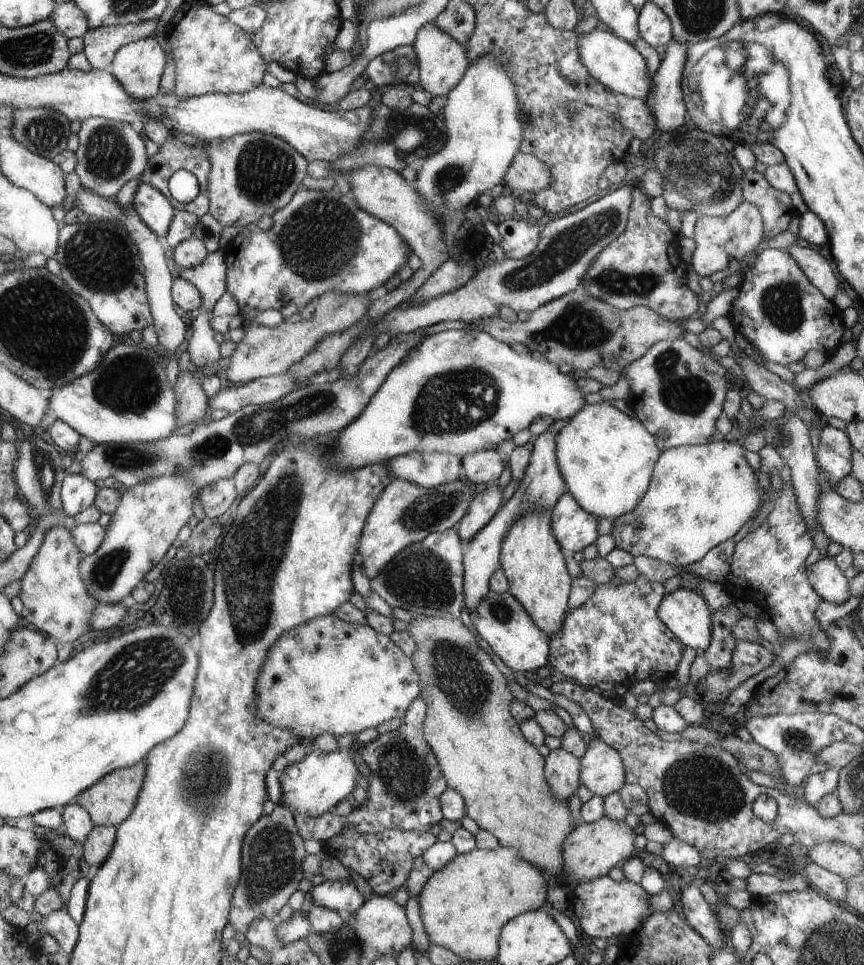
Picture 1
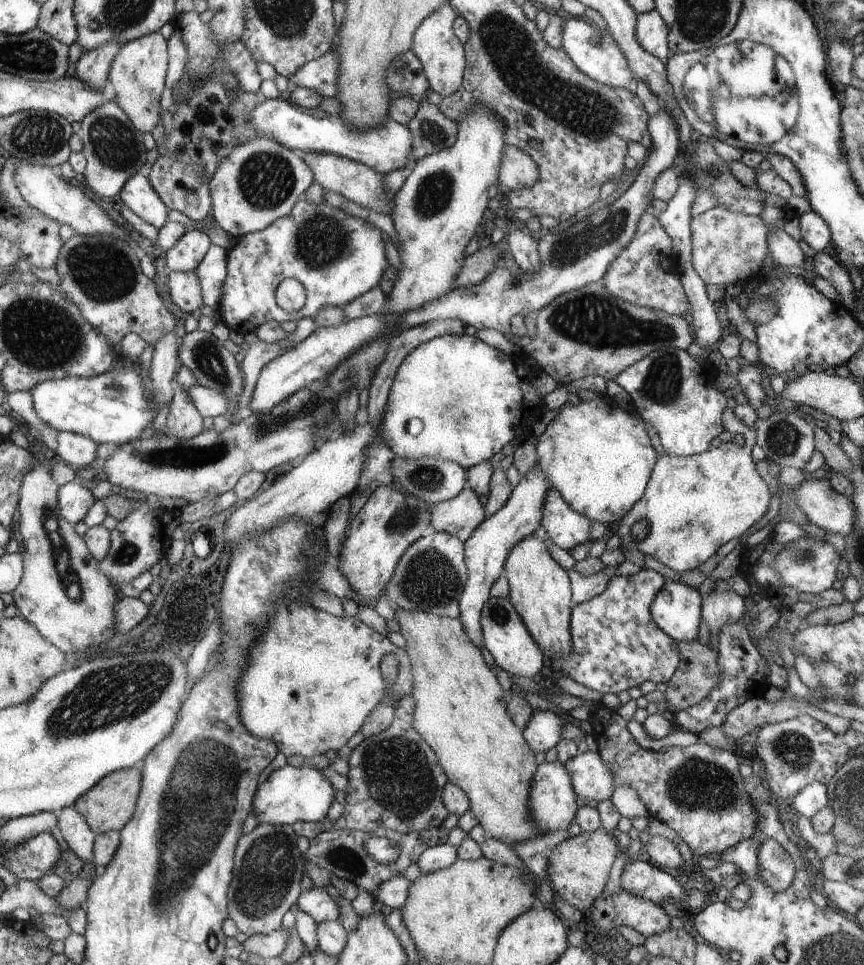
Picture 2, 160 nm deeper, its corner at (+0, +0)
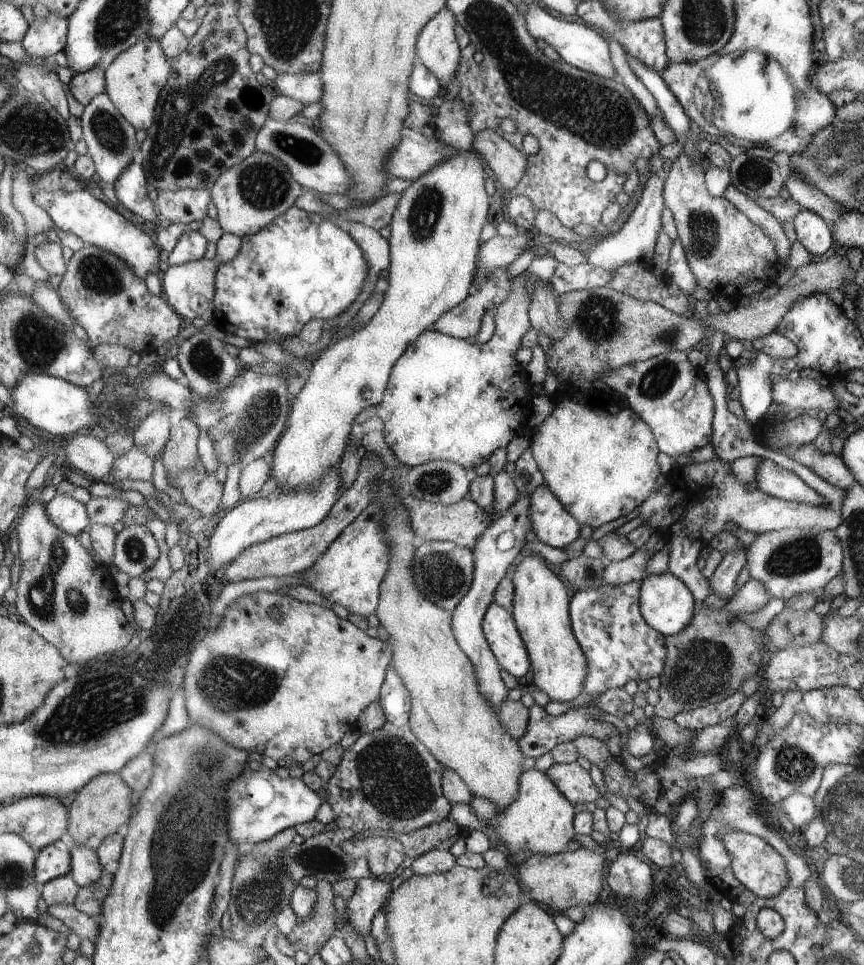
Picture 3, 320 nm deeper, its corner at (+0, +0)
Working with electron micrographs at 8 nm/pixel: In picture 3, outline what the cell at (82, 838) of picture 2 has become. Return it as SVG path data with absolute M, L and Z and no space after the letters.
M68 832L62 836L61 841L70 850L70 876L76 882L76 885L80 888L96 884L100 880L104 869L100 865L97 853L92 848L76 844Z

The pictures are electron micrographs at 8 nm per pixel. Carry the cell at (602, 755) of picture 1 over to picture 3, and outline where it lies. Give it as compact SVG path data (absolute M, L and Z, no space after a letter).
M578 762L555 763L545 772L550 774L562 796L566 796L578 808L594 803L601 796L590 772Z

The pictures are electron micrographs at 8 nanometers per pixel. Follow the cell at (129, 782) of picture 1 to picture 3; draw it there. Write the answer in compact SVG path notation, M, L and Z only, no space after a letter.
M117 773L100 774L86 786L82 786L82 789L68 800L67 832L72 840L80 846L96 851L107 837L118 833L116 828L126 824L130 814L133 814L130 802L132 789Z

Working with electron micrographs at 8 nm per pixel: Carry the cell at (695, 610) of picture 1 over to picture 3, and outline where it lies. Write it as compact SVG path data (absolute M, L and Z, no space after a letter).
M669 571L656 576L646 576L642 580L642 588L639 596L639 608L644 621L654 628L662 636L678 634L680 630L687 628L694 616L697 603L690 588Z

